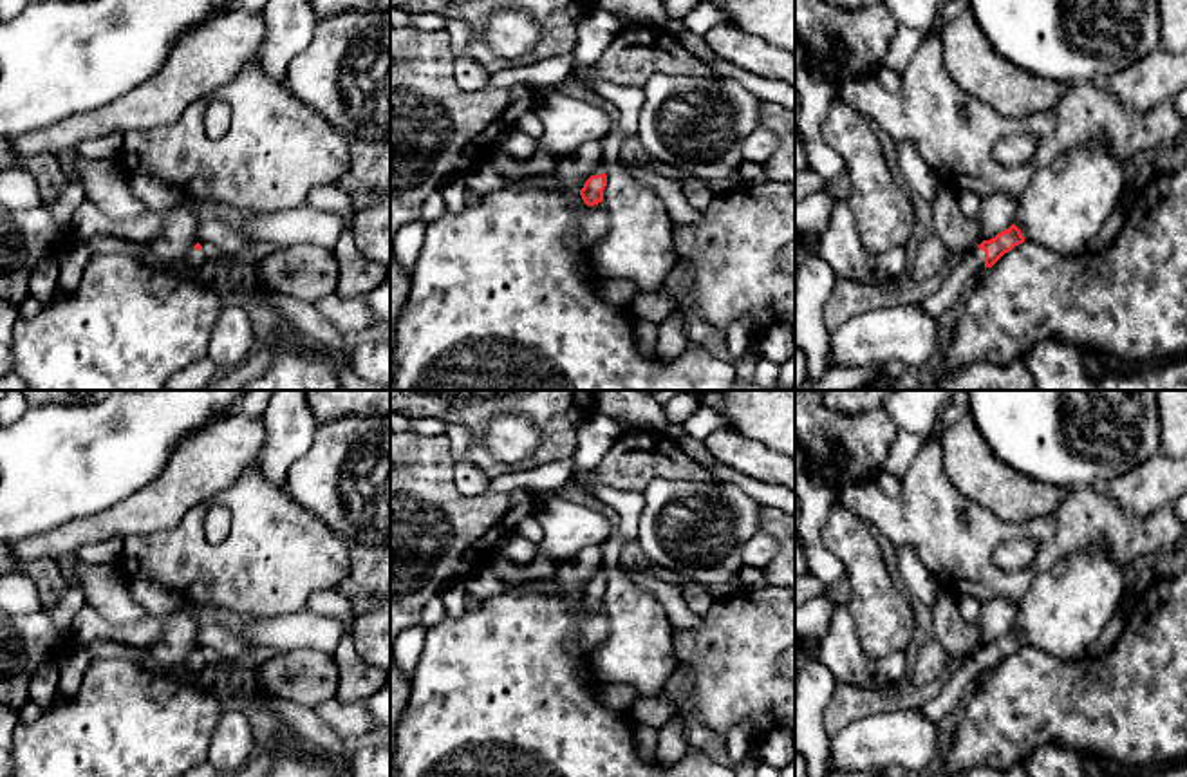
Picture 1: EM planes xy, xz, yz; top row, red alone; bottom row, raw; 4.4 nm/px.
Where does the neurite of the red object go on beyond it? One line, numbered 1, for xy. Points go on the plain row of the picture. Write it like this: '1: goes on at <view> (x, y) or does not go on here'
1: goes on at xy (196, 662)

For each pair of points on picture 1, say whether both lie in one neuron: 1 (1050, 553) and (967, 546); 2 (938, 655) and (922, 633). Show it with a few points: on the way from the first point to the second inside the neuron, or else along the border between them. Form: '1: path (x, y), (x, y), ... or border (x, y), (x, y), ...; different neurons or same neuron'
1: path (1036, 532), (989, 532); same neuron
2: border (933, 636), (922, 645), (909, 678); different neurons

